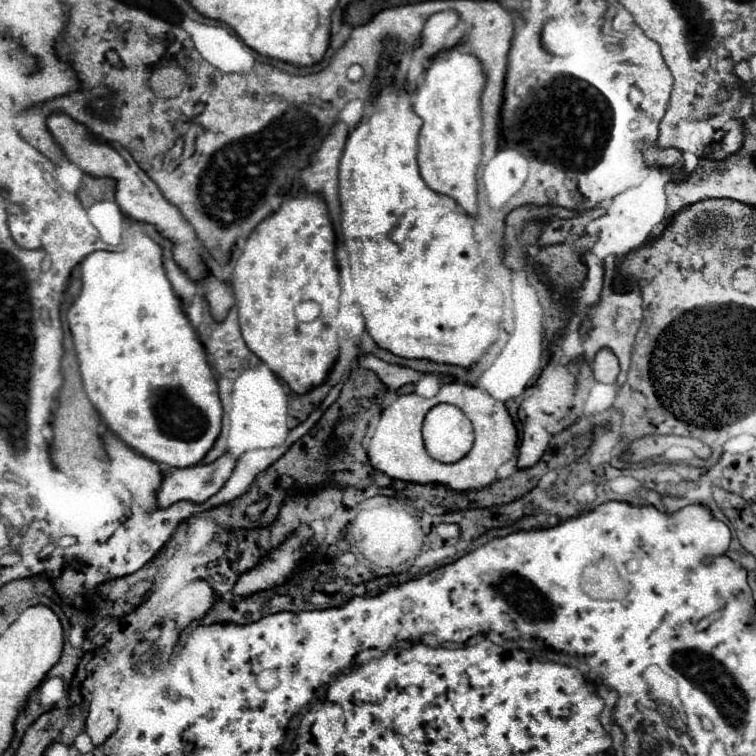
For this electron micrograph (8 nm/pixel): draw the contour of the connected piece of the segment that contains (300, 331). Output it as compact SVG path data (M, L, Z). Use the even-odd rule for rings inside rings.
M287 190L281 208L267 220L263 220L247 238L245 248L233 268L231 284L237 298L243 340L247 342L249 350L257 354L277 376L281 376L295 394L307 394L311 388L321 386L339 356L337 332L329 332L329 322L339 312L341 292L339 268L335 258L335 234L325 202L319 196L307 194L305 190L297 194ZM301 300L315 300L317 304L321 304L321 316L315 322L303 324L295 318L295 306Z

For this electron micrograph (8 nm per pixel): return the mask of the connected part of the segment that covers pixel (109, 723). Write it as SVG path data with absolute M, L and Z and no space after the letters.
M101 700L93 702L89 718L87 718L87 730L85 730L91 736L95 746L101 746L117 730L117 722L119 722L119 718L109 708L99 704L103 702Z

